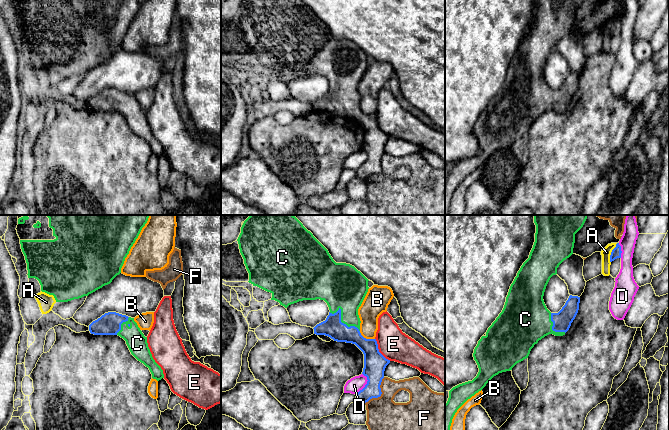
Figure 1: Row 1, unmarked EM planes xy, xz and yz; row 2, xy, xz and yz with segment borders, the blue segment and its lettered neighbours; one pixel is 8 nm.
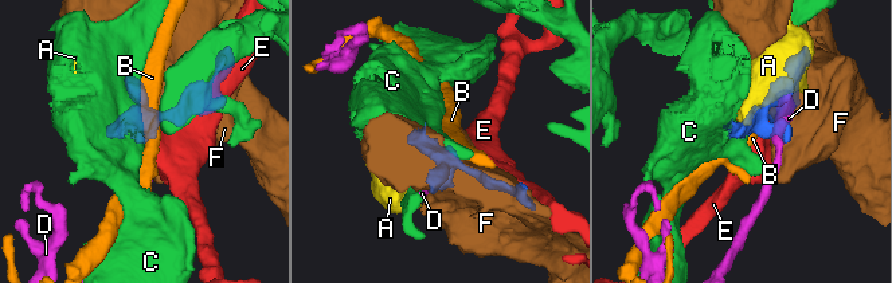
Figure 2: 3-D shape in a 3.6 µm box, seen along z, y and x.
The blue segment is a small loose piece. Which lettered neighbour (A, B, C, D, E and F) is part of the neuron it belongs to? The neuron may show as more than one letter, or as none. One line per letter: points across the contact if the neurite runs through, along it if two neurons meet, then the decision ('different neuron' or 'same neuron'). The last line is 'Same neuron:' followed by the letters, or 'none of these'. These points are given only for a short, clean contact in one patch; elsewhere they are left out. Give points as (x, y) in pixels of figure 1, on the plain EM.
A: border yz (617, 19), (611, 28), (610, 38); different neuron
B: border xz (359, 107), (364, 113), (374, 115); different neuron
C: way xz (332, 103), (340, 96), (343, 65); same neuron
D: different neuron
E: different neuron
F: different neuron
Same neuron: C

